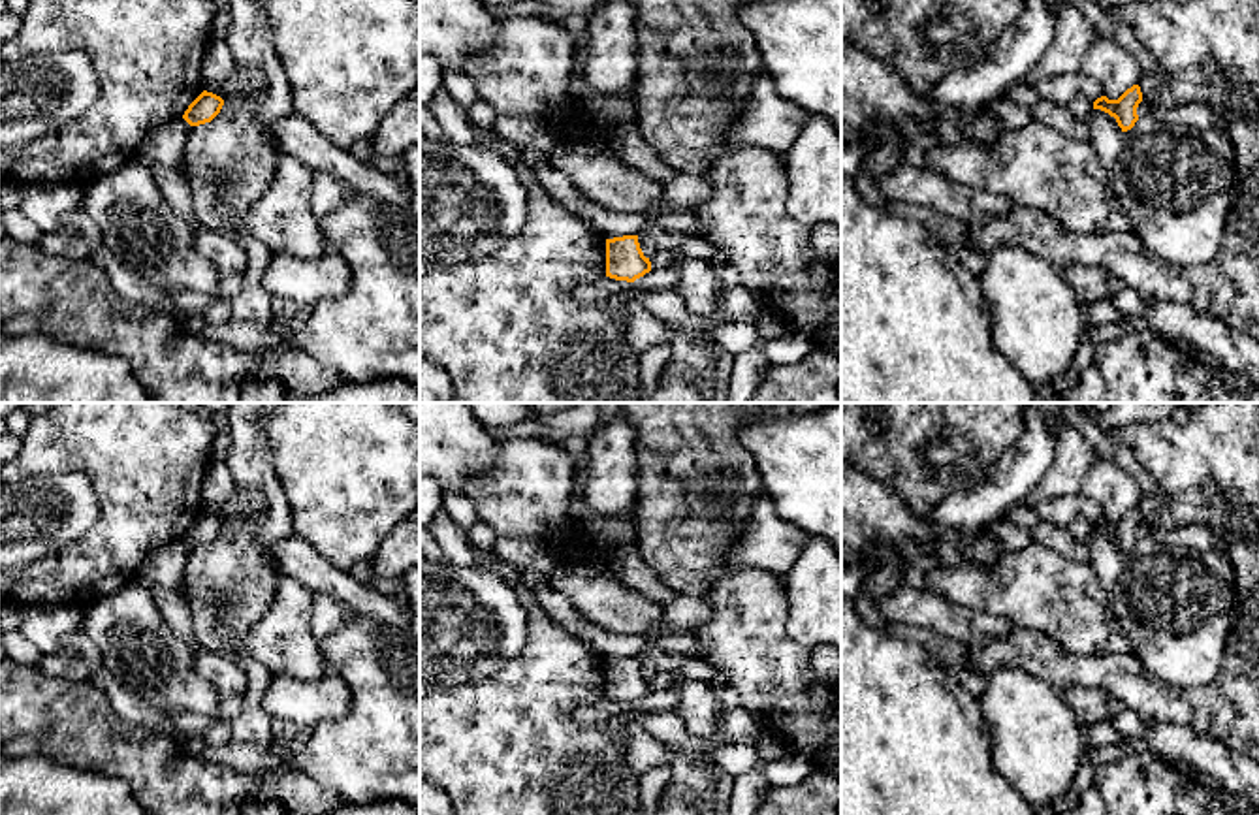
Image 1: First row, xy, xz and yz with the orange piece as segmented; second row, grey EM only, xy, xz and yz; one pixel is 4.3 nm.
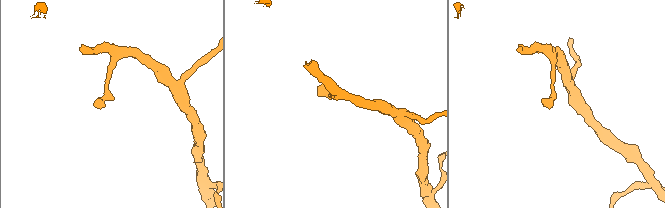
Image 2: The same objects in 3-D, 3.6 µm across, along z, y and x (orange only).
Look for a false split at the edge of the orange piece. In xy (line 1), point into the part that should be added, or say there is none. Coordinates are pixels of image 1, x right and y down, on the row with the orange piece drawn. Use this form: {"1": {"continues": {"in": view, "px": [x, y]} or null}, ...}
{"1": {"continues": null}}

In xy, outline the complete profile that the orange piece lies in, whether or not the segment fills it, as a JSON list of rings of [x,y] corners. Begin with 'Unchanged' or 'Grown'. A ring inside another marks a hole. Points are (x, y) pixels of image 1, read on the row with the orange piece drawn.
Unchanged. [[[203,90],[184,111],[183,119],[190,126],[211,122],[222,109],[224,100],[213,92]]]

